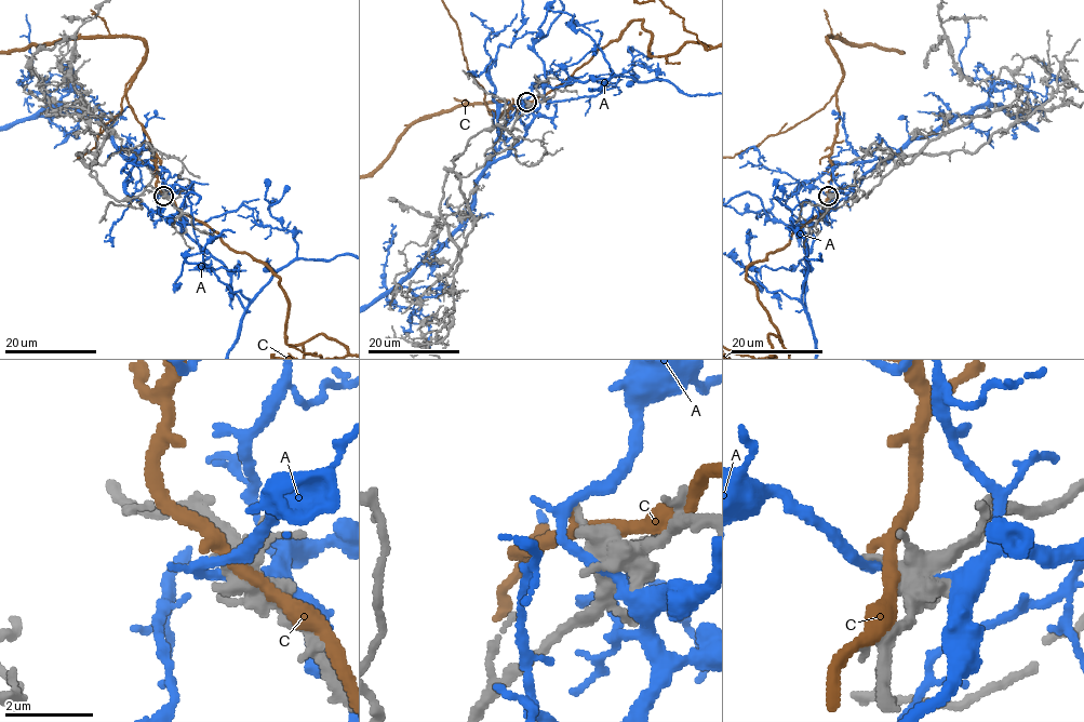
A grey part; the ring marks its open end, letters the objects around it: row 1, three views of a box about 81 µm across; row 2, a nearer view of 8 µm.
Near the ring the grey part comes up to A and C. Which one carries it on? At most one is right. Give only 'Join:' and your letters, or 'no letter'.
Join: no letter

